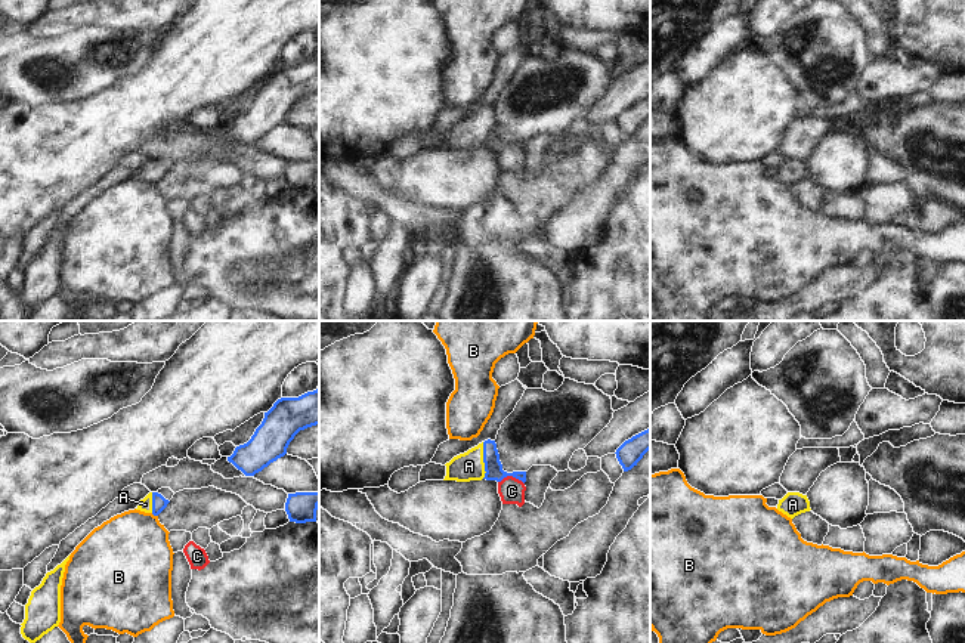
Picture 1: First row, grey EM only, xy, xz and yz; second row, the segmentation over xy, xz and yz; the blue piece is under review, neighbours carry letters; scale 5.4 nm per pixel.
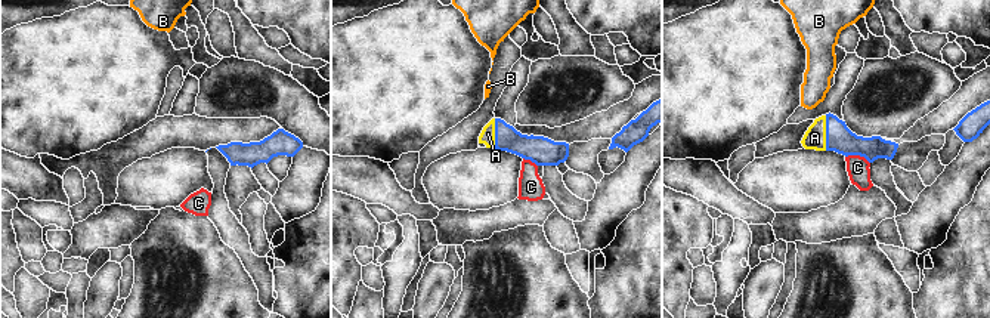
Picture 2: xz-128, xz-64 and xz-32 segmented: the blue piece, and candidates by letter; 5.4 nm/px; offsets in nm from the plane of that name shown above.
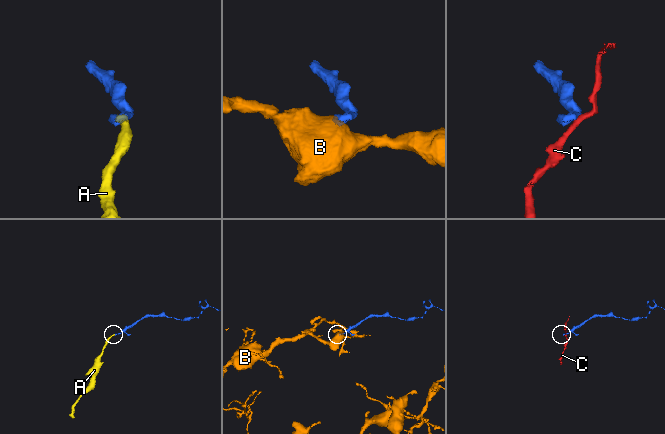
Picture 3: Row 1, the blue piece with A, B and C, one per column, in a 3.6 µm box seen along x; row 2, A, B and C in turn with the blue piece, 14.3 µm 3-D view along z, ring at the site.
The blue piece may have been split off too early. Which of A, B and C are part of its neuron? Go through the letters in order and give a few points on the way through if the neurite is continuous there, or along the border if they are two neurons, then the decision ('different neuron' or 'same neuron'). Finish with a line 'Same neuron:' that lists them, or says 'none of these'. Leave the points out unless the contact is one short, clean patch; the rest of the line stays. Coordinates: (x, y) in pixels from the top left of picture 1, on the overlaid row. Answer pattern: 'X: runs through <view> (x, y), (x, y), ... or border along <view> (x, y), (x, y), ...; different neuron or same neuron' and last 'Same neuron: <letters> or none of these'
A: same neuron
B: border along xy (151, 513), (157, 516); different neuron
C: border along xz (498, 481), (515, 476), (523, 484); different neuron
Same neuron: A

